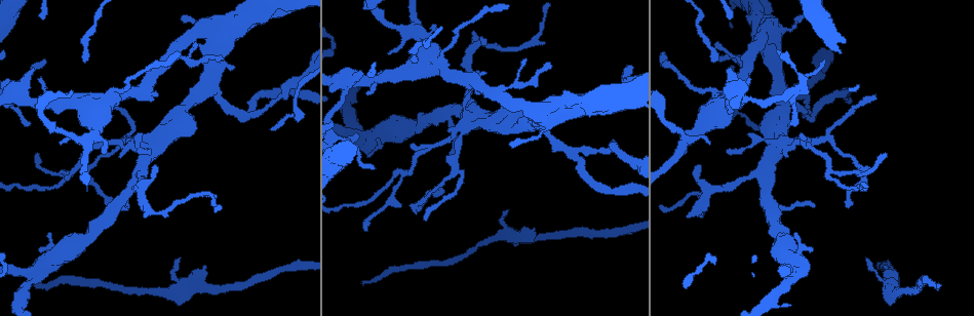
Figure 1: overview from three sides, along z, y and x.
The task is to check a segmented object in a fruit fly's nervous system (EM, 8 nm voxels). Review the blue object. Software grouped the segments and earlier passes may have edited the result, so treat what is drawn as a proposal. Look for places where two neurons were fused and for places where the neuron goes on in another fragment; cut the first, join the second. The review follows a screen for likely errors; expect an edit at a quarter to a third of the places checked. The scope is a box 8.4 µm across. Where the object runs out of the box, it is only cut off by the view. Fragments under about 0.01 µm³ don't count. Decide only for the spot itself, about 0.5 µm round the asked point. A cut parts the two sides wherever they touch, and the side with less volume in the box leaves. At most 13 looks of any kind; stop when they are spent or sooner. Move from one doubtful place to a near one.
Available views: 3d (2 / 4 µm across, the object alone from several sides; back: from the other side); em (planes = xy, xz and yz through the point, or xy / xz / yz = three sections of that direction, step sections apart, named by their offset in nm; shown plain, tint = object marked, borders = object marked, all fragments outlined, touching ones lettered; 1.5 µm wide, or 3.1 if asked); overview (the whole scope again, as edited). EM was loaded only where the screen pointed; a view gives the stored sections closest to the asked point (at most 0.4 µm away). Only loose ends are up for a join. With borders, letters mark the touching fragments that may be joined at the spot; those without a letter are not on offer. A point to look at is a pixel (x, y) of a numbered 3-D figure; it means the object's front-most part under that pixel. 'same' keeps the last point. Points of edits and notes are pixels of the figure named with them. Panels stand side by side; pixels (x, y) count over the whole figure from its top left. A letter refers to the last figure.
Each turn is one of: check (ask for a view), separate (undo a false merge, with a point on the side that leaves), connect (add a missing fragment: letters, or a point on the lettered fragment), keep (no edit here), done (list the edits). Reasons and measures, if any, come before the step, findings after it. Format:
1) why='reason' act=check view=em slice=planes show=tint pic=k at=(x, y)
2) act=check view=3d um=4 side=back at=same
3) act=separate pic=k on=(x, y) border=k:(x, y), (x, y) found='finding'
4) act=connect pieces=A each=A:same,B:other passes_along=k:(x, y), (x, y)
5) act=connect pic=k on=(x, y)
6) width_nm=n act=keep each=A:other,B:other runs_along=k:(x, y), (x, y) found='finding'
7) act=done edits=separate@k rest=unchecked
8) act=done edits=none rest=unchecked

why='calibre changes' act=check view=3d um=4 pic=1 at=(152, 290)

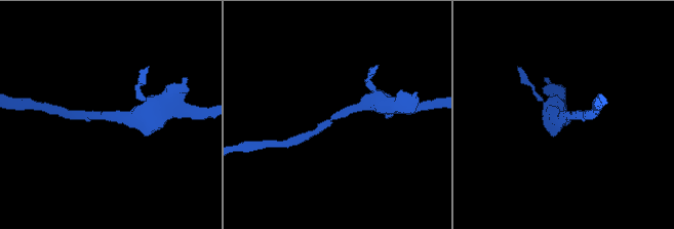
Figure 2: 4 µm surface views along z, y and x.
why='now the EM' act=check view=em slice=planes show=tint pic=2 at=(104, 116)

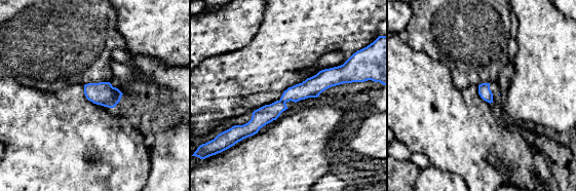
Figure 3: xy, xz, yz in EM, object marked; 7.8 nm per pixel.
act=check view=em slice=planes show=borders at=same

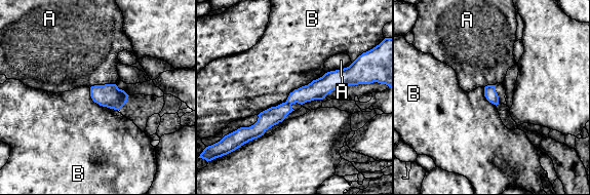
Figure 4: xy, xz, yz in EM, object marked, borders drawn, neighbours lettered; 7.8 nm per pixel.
width_nm=100 act=keep each=A:other,B:other runs_along=4:(354, 81), (331, 80), (243, 129) found='all the same neuron'

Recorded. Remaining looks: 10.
why='an open end' act=check view=3d um=2 side=back pic=1 at=(875, 93)

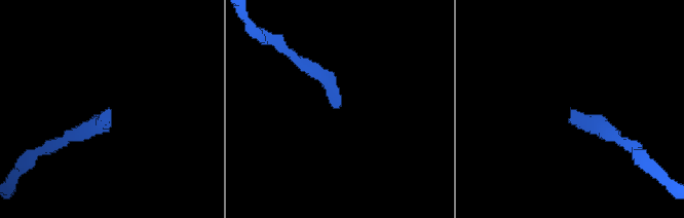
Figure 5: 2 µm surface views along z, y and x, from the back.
act=check view=em slice=yz step=4 show=borders pic=5 at=(108, 107)

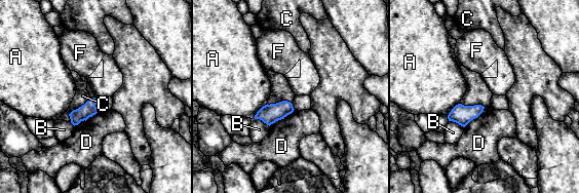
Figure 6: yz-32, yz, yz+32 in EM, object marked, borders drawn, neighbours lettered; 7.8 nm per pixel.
act=keep each=A:other,B:other,C:other,D:other,F:other border=6:(483, 105), (484, 110), (464, 127) found='none of them fits'

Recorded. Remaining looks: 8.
why='abrupt turn' act=check view=em slice=xy step=4 show=tint pic=1 at=(22, 98)

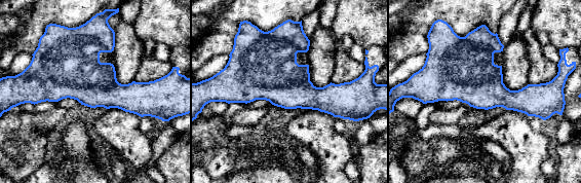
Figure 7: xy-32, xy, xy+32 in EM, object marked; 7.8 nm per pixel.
act=check view=em slice=planes show=borders at=same

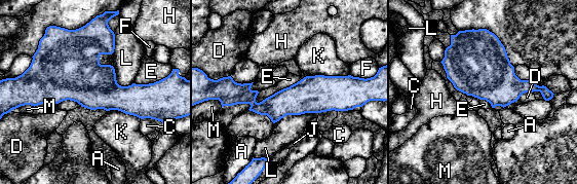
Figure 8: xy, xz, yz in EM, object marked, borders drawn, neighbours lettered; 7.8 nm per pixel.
longest_contact=E:440nm act=keep each=A:other,C:other,D:other,E:other,F:other,H:other,J:other,K:other,L:other,M:other border=8:(304, 76), (261, 101), (255, 101) found='all the same neuron'

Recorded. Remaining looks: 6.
why='sharp bend' act=check view=em slice=planes show=borders pic=1 at=(697, 195)

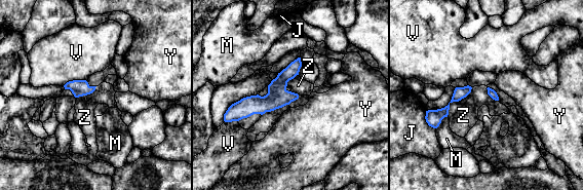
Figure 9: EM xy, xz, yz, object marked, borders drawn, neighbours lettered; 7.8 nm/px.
longest_contact=Z:300nm act=keep each=J:other,M:other,V:other,Y:other,Z:other border=9:(472, 87), (450, 104), (447, 116) found='all the same neuron'

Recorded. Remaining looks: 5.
why='a fork' act=check view=3d um=2 pic=1 at=(568, 148)

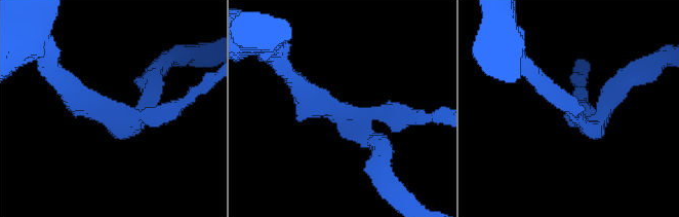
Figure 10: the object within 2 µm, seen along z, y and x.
arms=3 act=check view=em slice=yz step=8 show=tint pic=10 at=(111, 115)

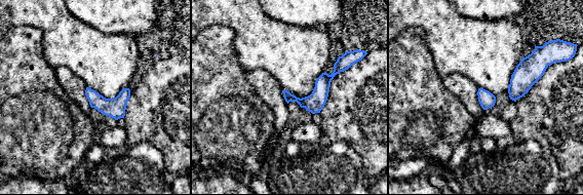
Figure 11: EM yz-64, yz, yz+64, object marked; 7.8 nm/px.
why='what lies round it' act=check view=em slice=yz step=8 show=borders at=same

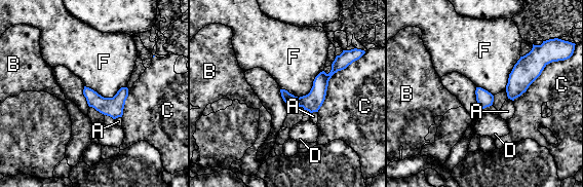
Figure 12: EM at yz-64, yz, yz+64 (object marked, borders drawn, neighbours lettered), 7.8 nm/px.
longest_contact=C:400nm act=separate pic=12 on=(284, 92) each=A:other,B:other,C:other,D:other,F:other border=12:(288, 92), (287, 100) found='a second neuron is stuck on'

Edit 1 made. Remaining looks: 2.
act=done edits=separate@12 rest=unchecked

